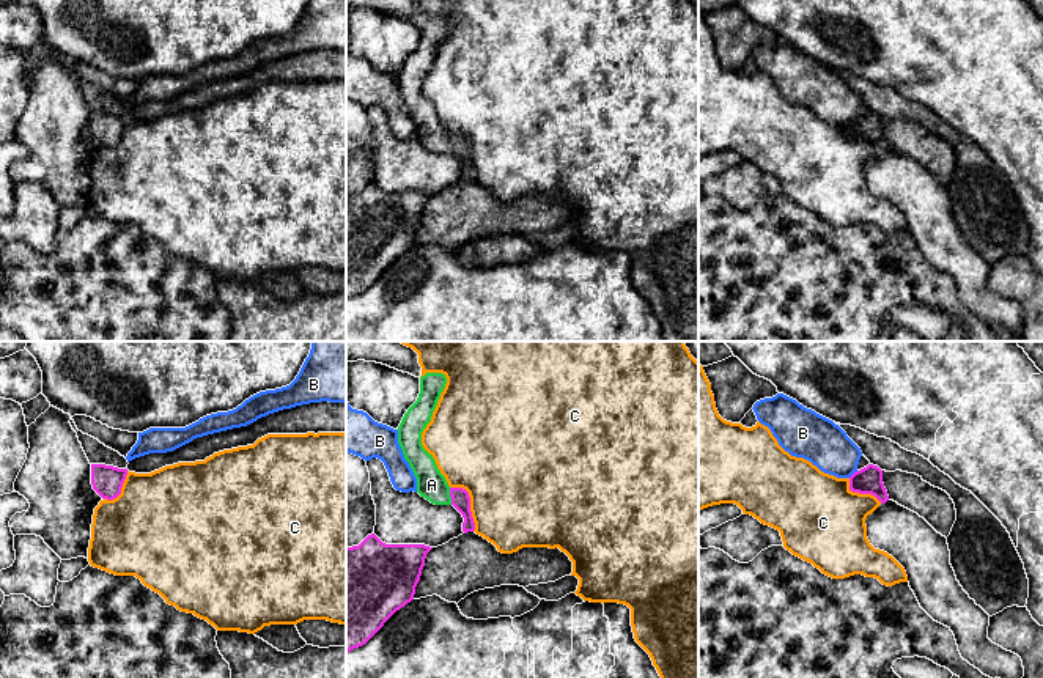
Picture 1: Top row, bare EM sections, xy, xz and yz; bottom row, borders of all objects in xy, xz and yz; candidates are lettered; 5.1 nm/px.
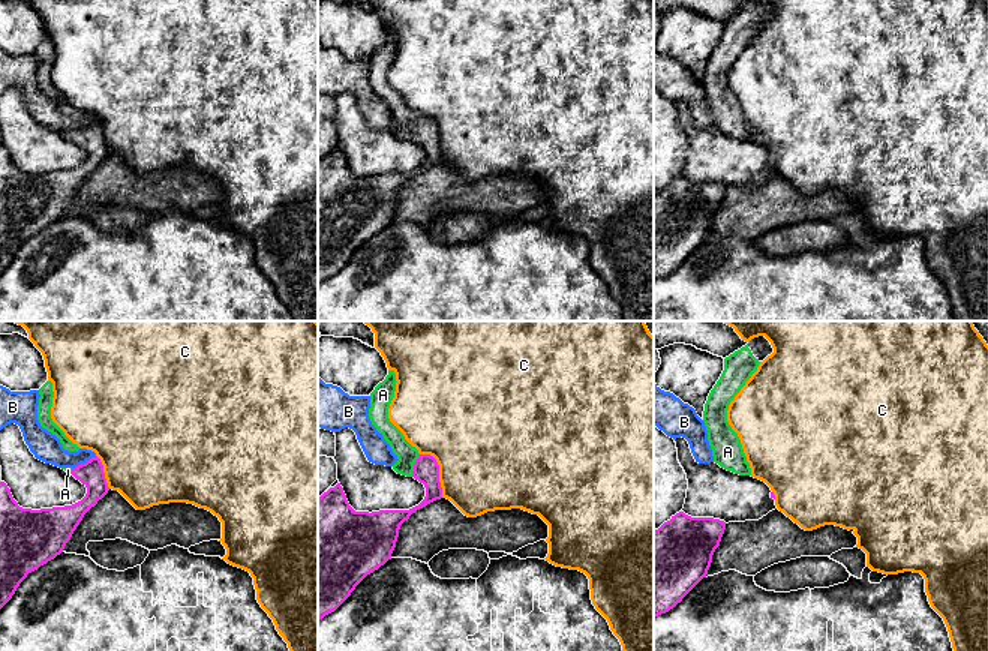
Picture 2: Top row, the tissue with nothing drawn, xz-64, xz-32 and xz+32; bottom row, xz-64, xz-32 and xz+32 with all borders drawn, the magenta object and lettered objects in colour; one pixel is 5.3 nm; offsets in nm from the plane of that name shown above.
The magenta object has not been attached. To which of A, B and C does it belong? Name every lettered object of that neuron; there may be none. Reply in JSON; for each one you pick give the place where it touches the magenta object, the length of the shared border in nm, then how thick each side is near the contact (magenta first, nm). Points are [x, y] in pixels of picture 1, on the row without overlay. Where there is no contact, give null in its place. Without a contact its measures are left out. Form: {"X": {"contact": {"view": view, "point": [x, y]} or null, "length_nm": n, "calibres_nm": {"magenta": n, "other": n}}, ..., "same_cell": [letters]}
{"A": {"contact": {"view": "xz", "point": [450, 143]}, "length_nm": 90, "calibres_nm": {"magenta": 100, "other": 150}}, "same_cell": ["A"]}

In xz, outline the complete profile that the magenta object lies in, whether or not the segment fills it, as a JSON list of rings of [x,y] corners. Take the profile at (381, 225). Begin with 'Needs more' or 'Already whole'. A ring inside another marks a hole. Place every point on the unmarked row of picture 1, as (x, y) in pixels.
Already whole. [[[374,181],[359,193],[346,195],[346,300],[365,293],[396,258],[414,247],[426,201],[431,197],[425,192],[385,192]]]

